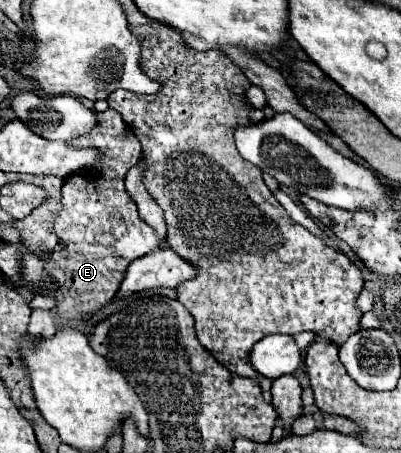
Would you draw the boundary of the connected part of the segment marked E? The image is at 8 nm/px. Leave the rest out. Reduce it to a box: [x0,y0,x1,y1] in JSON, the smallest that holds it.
[19,109,163,327]

